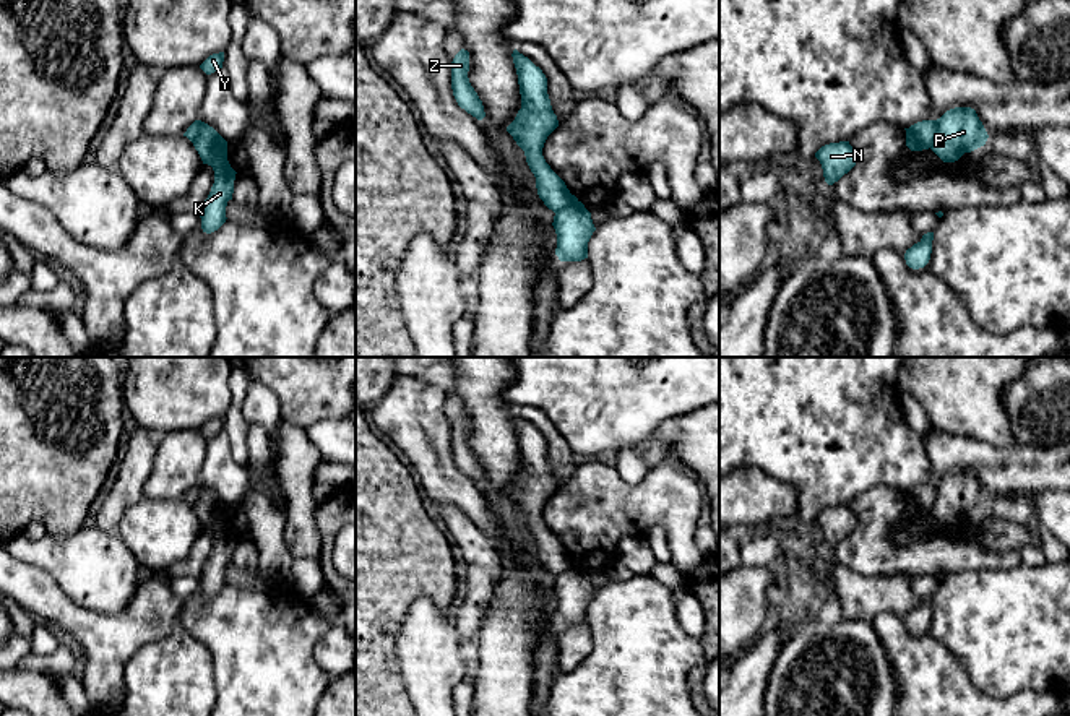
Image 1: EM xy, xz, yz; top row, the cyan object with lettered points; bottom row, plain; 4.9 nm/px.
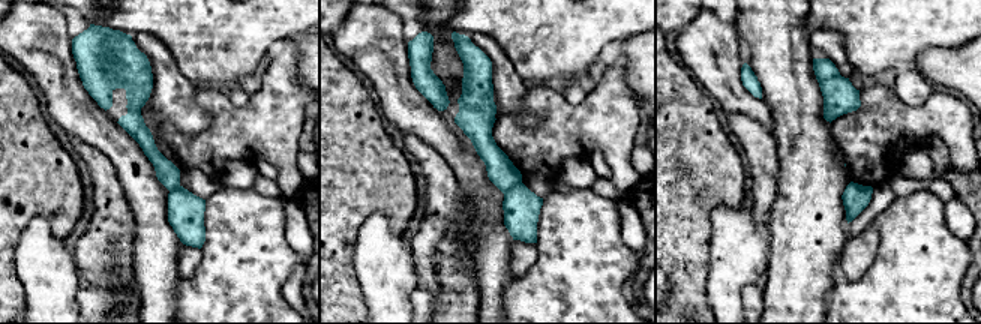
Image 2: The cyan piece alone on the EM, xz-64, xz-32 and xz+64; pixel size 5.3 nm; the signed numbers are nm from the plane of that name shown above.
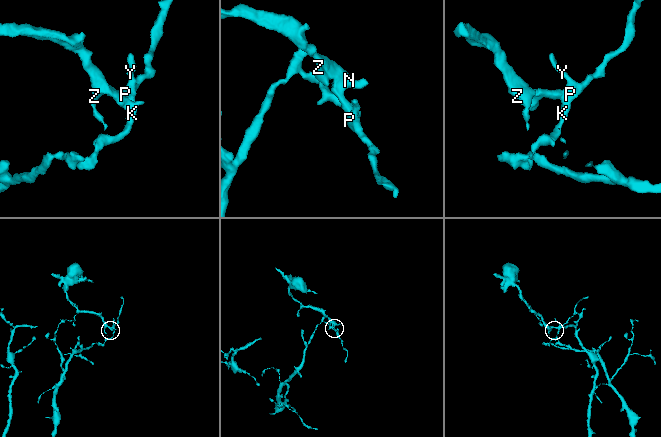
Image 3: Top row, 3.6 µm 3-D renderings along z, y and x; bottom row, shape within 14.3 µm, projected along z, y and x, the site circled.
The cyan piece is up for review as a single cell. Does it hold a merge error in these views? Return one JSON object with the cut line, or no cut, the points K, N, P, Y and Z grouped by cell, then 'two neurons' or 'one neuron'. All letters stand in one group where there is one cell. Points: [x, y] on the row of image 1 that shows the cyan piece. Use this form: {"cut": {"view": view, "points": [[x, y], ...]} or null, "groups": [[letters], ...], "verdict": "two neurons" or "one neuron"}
{"cut": {"view": "yz", "points": [[937, 120], [937, 135], [929, 146]]}, "groups": [["K", "P", "Y"], ["N", "Z"]], "verdict": "two neurons"}

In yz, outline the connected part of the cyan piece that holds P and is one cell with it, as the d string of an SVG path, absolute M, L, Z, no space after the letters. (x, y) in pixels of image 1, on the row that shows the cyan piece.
M955 107L937 119L937 136L930 149L943 161L955 162L964 153L986 144L989 135L971 107Z

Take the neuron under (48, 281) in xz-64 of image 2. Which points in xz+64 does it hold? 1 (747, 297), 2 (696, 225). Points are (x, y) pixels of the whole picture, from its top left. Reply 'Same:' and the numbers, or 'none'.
Same: none

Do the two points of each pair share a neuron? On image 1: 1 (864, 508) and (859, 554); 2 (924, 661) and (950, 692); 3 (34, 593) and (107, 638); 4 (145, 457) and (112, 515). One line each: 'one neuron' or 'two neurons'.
1: one neuron
2: one neuron
3: one neuron
4: one neuron

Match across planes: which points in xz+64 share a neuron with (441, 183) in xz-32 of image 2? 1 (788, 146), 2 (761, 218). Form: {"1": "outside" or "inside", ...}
{"1": "outside", "2": "inside"}

